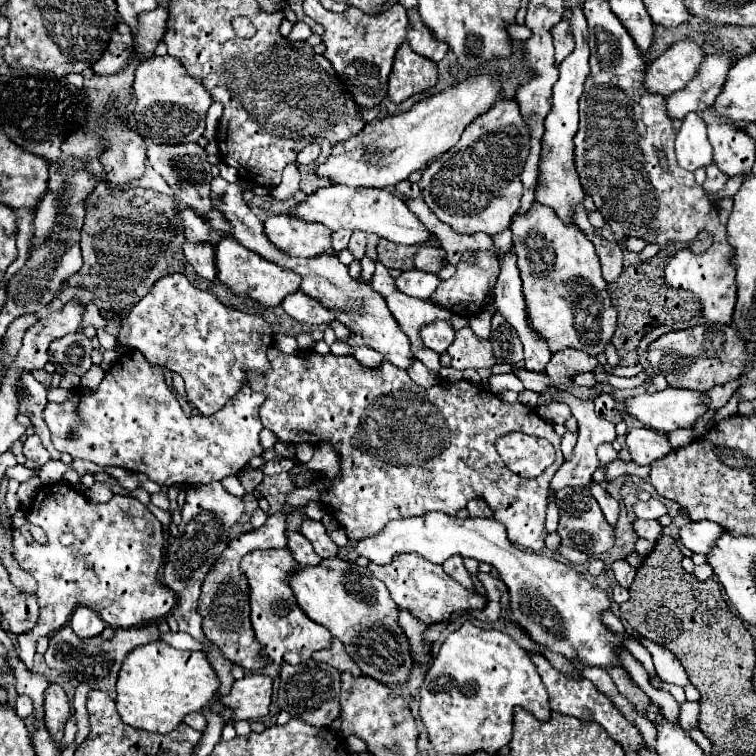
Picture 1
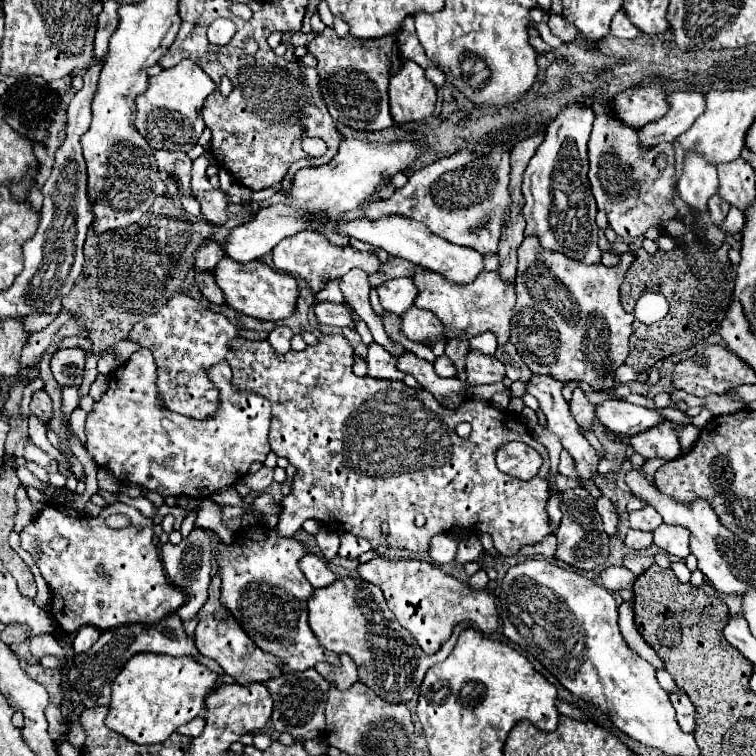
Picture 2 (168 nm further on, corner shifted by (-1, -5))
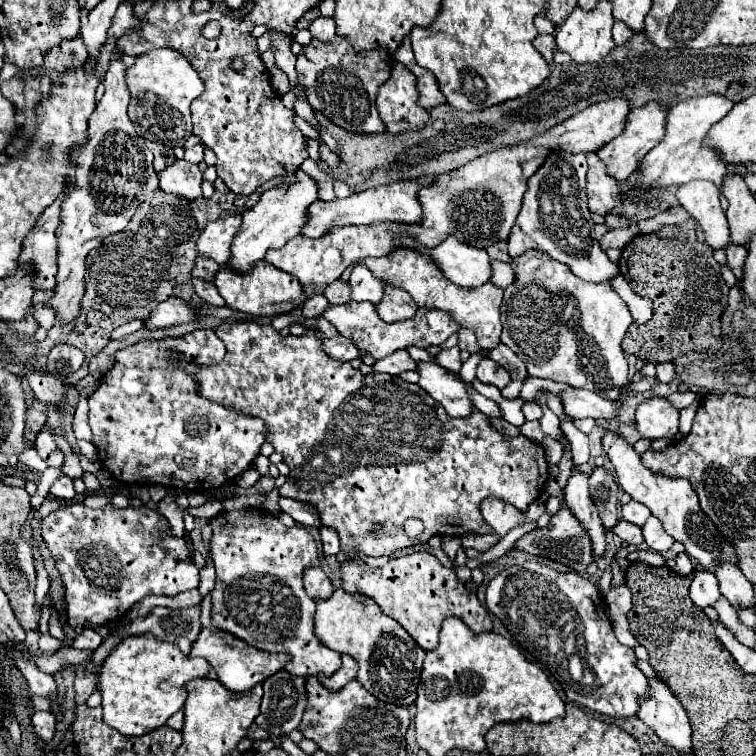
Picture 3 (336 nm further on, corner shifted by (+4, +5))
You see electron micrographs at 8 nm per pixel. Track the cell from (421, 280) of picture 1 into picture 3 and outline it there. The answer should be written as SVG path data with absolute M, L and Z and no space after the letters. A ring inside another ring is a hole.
M354 266L350 274L350 286L352 286L352 300L378 304L384 298L384 288L388 286L388 282L376 278L364 266Z

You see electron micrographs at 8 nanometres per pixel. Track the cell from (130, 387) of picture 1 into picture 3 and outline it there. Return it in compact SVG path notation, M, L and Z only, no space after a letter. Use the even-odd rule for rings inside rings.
M194 330L182 338L142 340L116 352L116 366L110 368L96 392L88 398L92 428L92 444L98 448L100 462L126 484L160 484L186 492L206 492L236 478L254 464L264 444L264 422L260 418L232 410L220 402L212 402L198 394L198 382L186 372L186 364L216 366L226 354L224 342L214 330Z

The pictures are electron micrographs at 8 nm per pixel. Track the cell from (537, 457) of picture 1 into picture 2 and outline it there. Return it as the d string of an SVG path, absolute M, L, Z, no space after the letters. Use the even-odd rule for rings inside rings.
M509 442L497 450L497 468L519 480L531 480L541 462L541 456L521 442Z

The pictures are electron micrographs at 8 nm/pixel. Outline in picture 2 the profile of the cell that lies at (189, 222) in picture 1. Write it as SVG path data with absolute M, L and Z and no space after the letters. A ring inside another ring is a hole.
M211 240L211 242L207 242L203 248L197 250L195 270L197 270L197 272L213 272L221 258L223 258L221 246L219 246L215 240Z

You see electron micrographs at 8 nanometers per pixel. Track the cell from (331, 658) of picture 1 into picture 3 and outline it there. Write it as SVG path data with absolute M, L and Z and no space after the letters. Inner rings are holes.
M342 654L342 666L332 674L332 676L318 676L318 680L328 688L328 690L340 690L344 688L350 680L356 678L358 672L358 662L352 656Z

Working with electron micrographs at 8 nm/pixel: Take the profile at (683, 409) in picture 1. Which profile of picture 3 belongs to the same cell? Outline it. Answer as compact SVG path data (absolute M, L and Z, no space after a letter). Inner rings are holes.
M568 388L562 394L564 410L572 418L614 418L618 416L618 402L606 400L594 392L582 390L582 388Z

